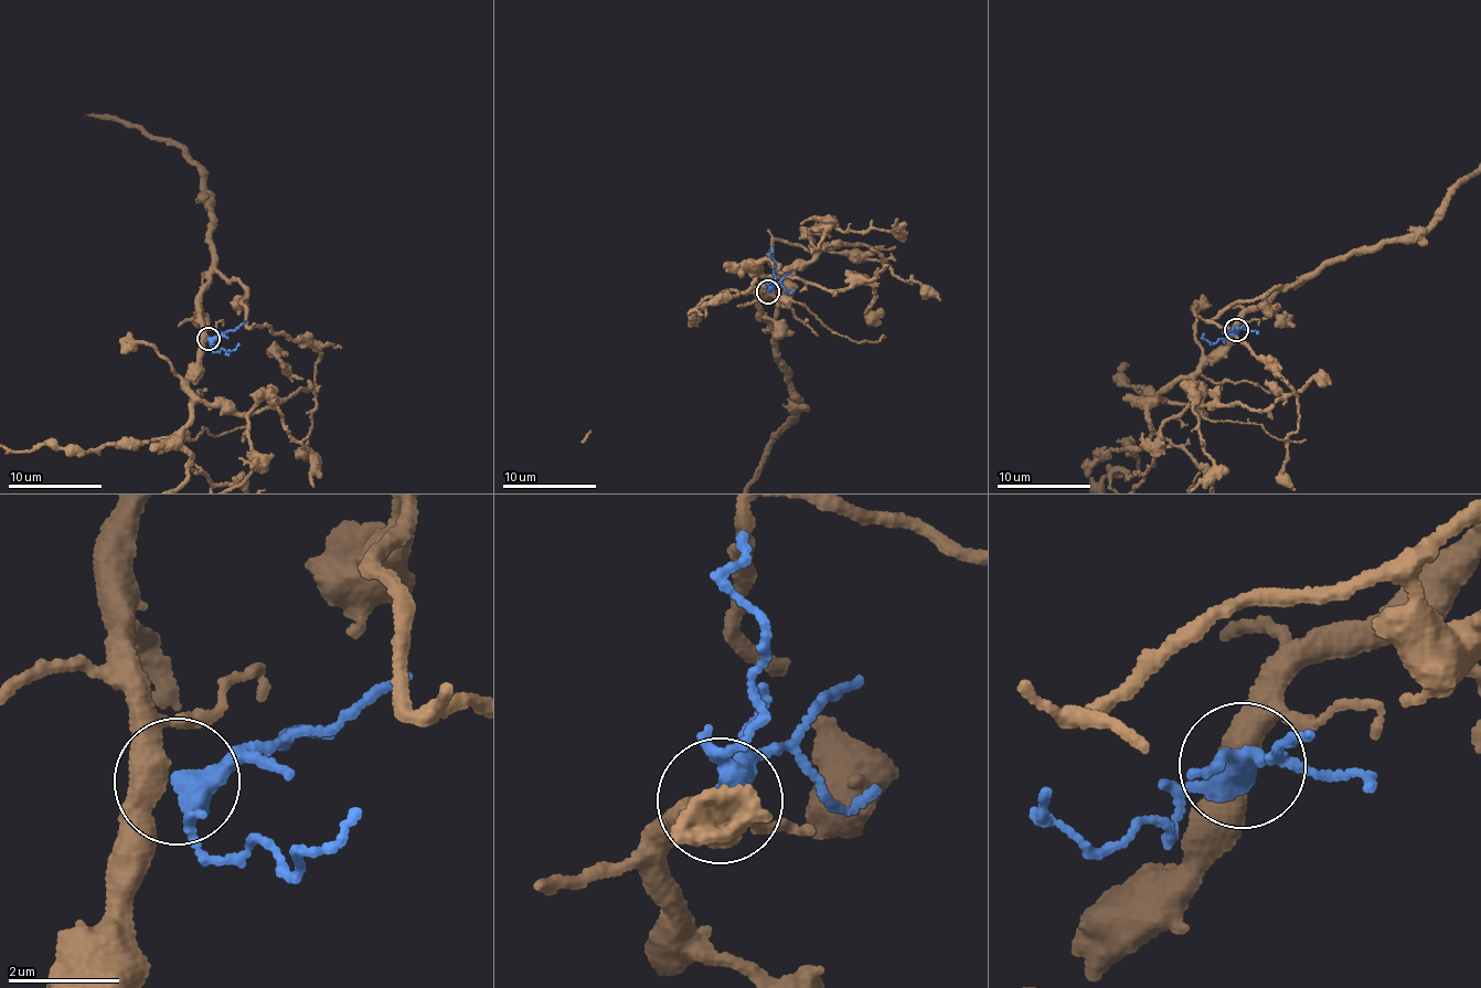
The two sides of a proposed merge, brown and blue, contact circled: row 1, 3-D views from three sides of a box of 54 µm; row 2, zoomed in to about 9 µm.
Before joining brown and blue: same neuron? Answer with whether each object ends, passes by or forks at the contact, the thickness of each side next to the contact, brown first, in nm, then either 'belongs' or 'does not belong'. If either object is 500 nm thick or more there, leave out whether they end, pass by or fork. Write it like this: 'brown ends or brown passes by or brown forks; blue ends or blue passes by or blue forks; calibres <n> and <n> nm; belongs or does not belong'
brown passes by; blue passes by; calibres 480 and 400 nm; does not belong

